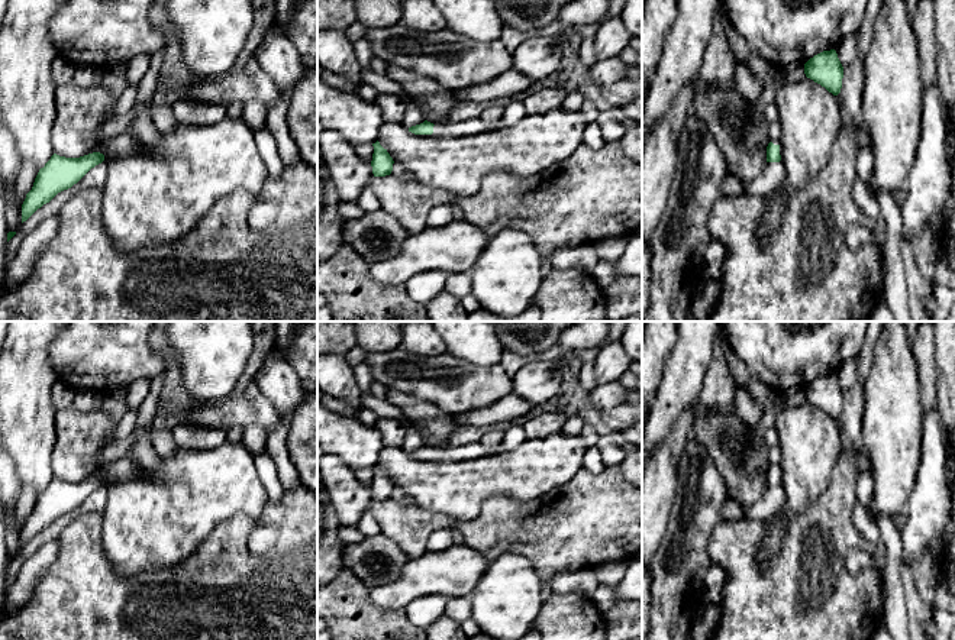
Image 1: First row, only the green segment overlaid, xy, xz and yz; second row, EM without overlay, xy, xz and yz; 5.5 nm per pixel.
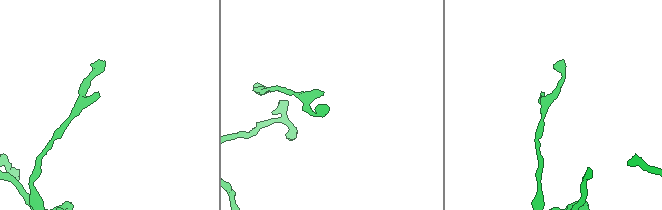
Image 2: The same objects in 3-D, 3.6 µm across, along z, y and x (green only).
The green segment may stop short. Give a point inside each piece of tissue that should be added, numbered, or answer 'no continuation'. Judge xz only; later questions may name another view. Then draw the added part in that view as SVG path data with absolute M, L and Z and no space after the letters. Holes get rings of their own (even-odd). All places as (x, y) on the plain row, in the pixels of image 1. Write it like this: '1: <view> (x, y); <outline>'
1: xz (468, 452); M477 442L455 447L435 447L432 459L439 462L474 460L477 458L494 456L503 452L501 443L494 447L487 447L481 442Z

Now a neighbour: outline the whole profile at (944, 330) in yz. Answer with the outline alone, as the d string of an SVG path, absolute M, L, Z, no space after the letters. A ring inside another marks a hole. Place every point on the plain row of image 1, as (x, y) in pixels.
M933 321L936 401L946 447L955 433L955 321Z

